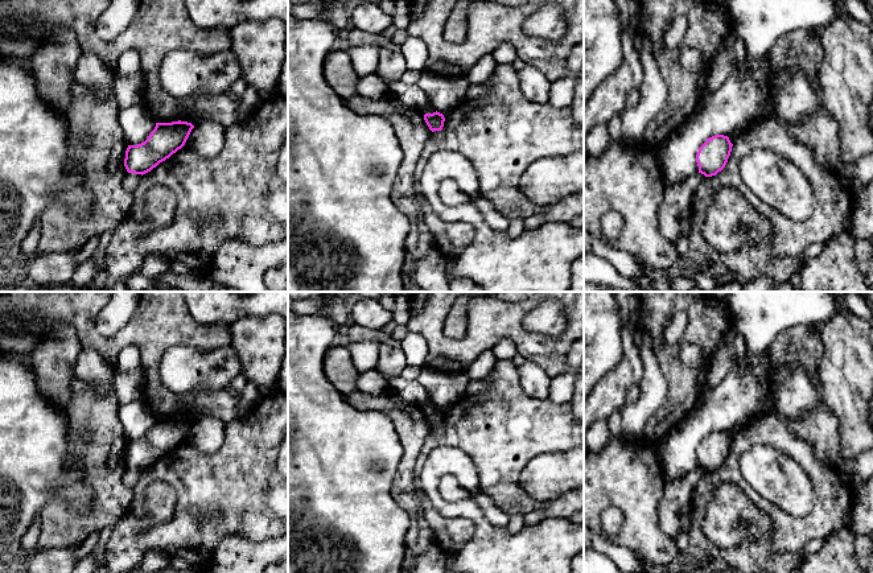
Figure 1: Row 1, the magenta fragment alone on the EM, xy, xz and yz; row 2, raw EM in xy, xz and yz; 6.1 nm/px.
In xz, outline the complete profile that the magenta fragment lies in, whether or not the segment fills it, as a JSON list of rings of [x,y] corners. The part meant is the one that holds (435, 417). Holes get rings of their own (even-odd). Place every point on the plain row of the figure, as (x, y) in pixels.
[[[436,407],[433,409],[425,409],[424,416],[425,416],[427,421],[429,422],[429,425],[432,428],[435,428],[435,426],[442,425],[445,413],[442,409]]]

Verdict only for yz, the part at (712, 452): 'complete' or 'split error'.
complete

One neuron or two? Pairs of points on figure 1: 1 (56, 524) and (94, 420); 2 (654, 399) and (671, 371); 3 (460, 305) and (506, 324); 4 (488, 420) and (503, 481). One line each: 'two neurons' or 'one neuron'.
1: one neuron
2: two neurons
3: two neurons
4: one neuron

